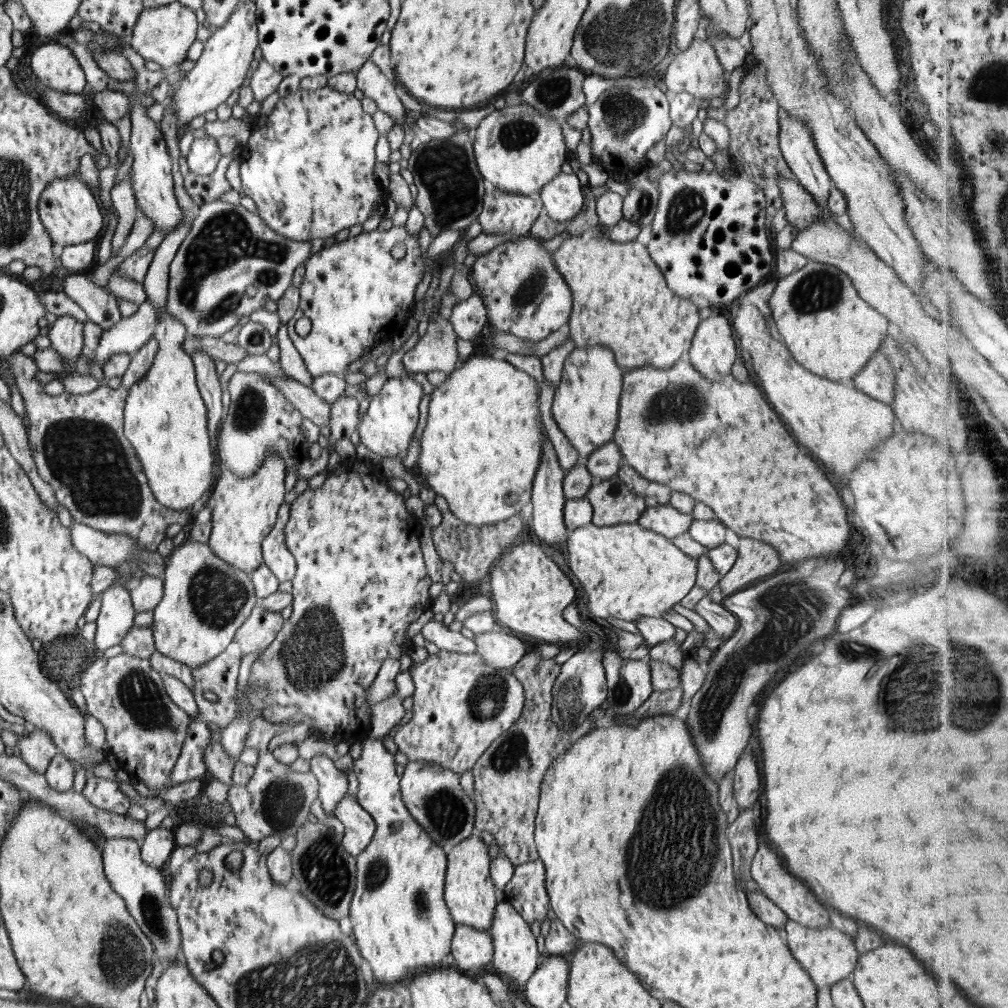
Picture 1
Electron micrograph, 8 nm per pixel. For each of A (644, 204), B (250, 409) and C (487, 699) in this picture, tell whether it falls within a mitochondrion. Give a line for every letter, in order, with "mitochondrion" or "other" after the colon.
A: mitochondrion
B: mitochondrion
C: mitochondrion

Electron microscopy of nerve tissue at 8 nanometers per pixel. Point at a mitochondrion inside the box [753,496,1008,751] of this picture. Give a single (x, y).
(969, 688)

